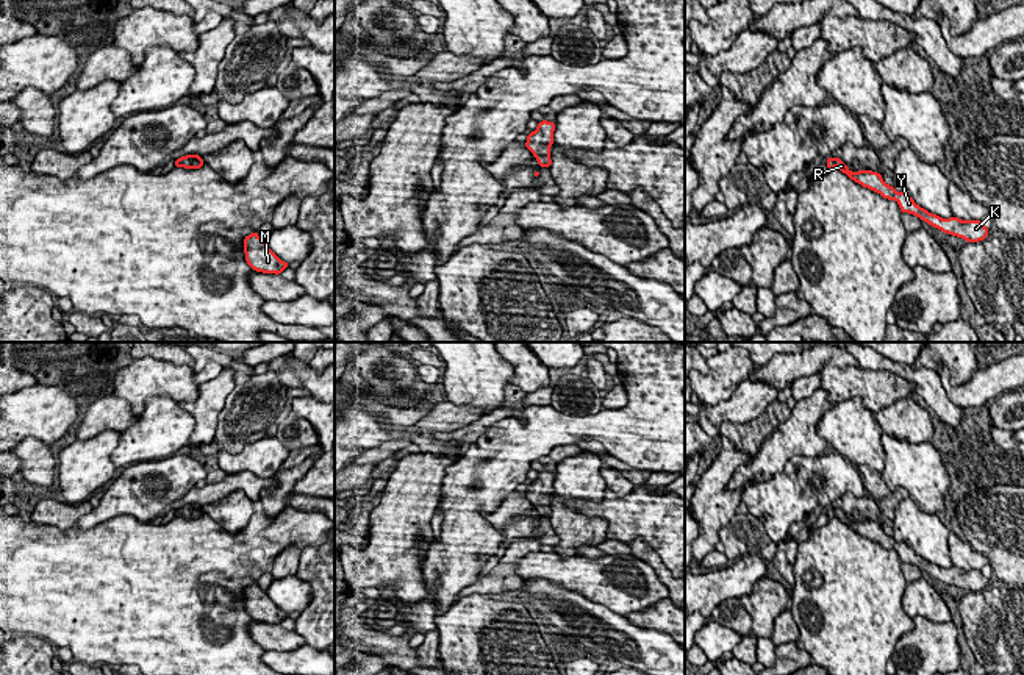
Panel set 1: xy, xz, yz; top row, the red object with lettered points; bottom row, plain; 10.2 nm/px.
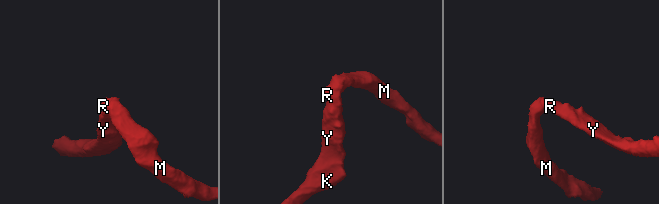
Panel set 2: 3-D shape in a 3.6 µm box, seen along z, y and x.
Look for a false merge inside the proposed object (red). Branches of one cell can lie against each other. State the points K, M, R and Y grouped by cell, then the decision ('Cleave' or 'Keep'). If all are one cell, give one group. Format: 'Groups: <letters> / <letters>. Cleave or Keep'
Groups: K M R Y. Keep

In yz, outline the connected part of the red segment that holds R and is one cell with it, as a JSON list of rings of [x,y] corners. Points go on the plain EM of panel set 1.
[[[827,508],[829,520],[838,517],[843,523],[846,523],[850,530],[868,538],[874,542],[879,542],[883,548],[896,550],[902,562],[908,562],[918,566],[921,570],[926,570],[929,575],[941,580],[943,583],[957,586],[965,589],[966,592],[979,592],[983,591],[990,580],[982,573],[982,570],[961,570],[958,567],[943,569],[936,564],[929,562],[915,553],[907,542],[896,542],[893,536],[888,536],[882,525],[872,520],[858,520],[850,522],[849,517],[840,508]]]

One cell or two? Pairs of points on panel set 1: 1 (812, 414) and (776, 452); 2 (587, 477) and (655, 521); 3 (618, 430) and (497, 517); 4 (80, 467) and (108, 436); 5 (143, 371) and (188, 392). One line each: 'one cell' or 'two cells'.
1: one cell
2: two cells
3: two cells
4: one cell
5: one cell

